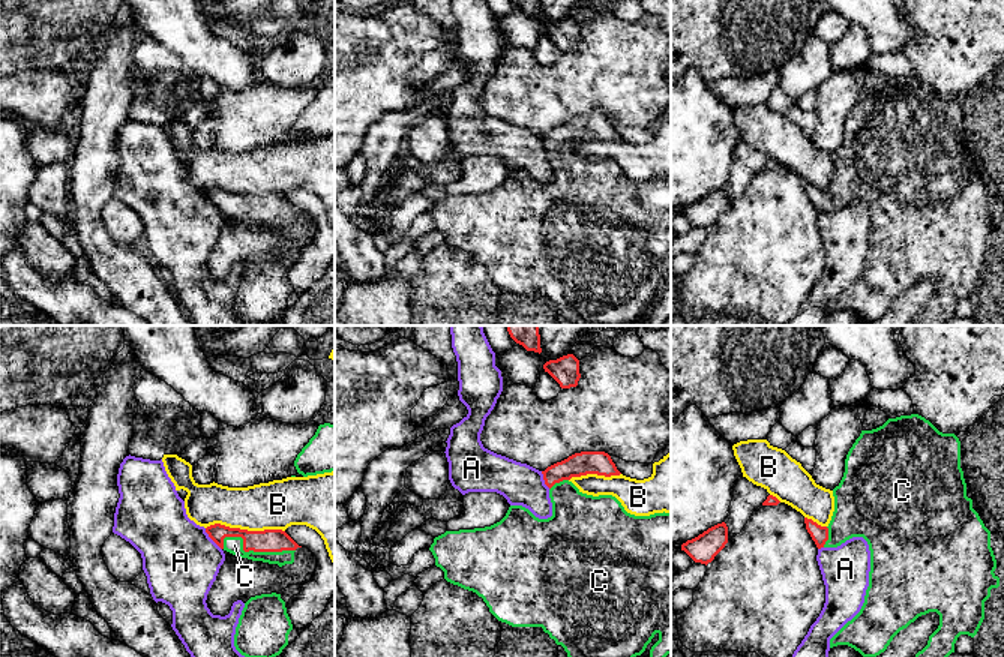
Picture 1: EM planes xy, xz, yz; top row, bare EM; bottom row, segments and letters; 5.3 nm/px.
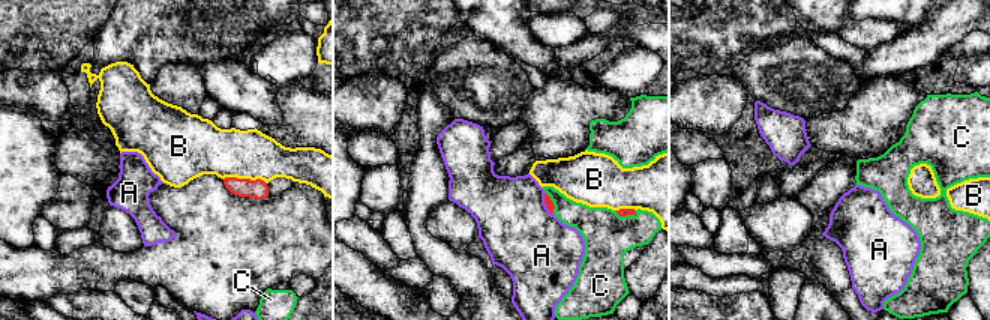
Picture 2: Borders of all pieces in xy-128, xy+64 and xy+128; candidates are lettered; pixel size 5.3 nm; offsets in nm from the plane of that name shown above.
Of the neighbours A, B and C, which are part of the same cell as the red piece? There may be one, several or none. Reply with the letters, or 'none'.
C

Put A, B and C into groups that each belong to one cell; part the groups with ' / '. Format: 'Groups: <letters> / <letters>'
Groups: A / B / C

